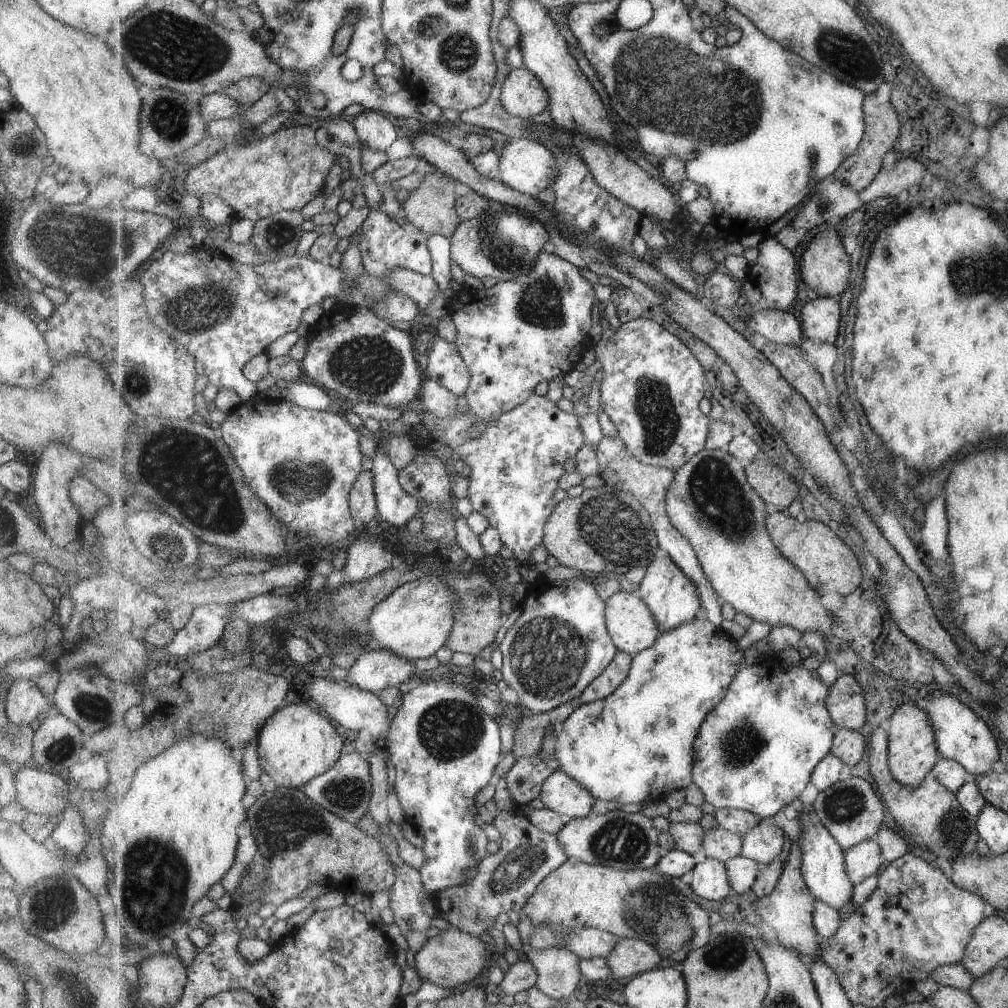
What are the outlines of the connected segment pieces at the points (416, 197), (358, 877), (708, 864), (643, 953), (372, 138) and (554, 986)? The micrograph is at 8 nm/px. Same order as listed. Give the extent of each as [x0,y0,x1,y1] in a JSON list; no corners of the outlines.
[[403,166,462,238],[233,787,398,910],[689,858,734,901],[607,939,664,978],[351,109,401,153],[526,947,584,1002]]

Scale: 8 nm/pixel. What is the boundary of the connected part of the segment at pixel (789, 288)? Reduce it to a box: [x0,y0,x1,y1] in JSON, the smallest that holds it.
[748,235,800,311]

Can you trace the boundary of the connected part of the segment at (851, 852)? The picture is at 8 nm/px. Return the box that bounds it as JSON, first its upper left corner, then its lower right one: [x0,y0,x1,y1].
[844,838,885,885]

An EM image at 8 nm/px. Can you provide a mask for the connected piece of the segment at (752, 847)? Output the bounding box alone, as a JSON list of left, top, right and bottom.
[743,817,786,866]

